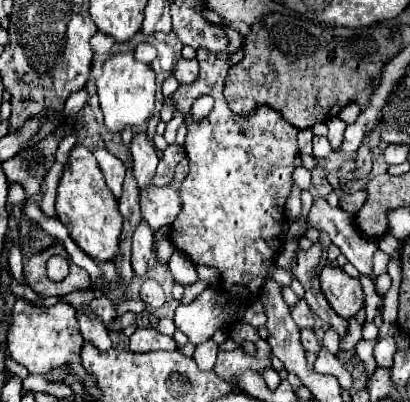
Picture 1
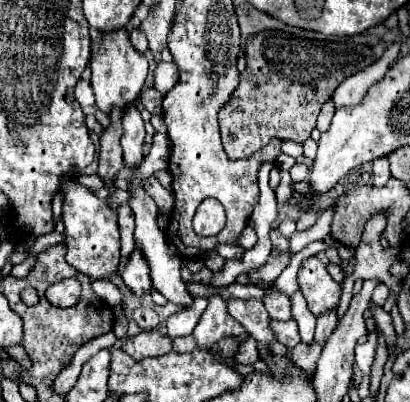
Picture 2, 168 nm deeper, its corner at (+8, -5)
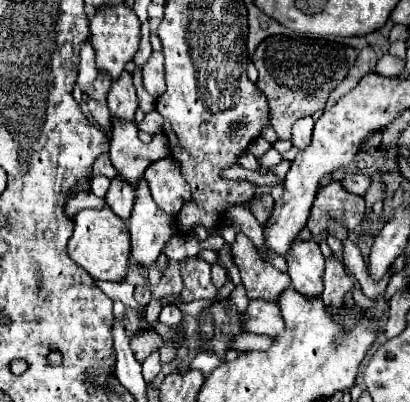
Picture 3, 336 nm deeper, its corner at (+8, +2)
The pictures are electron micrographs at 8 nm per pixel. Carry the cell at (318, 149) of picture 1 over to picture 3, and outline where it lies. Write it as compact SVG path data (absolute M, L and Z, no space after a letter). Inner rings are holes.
M312 116L296 120L296 124L292 126L292 140L290 140L292 146L298 150L304 150L312 140L312 128L314 128Z

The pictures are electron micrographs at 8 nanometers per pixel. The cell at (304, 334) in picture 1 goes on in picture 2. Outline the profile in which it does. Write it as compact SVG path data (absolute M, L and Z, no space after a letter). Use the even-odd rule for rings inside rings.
M294 319L290 321L272 321L272 331L276 333L276 339L284 343L288 349L296 347L300 343L300 331Z

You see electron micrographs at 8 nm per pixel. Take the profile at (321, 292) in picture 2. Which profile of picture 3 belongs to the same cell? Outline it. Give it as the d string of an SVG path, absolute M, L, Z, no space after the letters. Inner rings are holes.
M300 236L294 240L288 250L288 276L292 286L304 296L318 296L324 288L324 256L314 238L302 240Z

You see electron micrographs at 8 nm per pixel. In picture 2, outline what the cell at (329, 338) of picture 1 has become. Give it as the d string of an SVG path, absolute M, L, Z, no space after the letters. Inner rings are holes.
M328 311L324 315L318 317L318 323L316 323L316 335L314 335L314 341L316 343L324 343L328 339L328 335L332 335L332 331L336 329L338 325L338 319L336 319L336 311Z

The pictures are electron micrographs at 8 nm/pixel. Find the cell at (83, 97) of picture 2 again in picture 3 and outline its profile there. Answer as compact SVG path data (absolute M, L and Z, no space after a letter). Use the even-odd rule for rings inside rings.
M84 40L80 44L80 74L78 74L78 84L84 90L84 100L86 100L86 88L96 80L96 64L94 64L94 48L90 40Z

